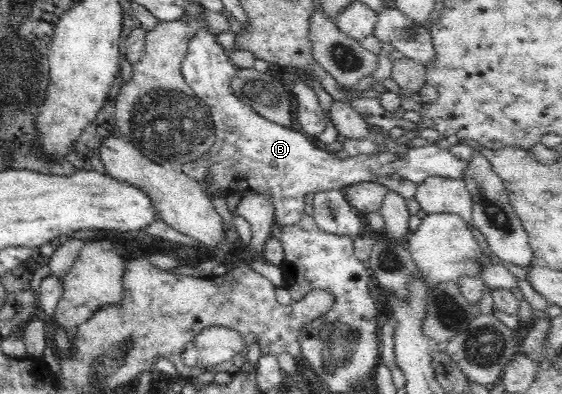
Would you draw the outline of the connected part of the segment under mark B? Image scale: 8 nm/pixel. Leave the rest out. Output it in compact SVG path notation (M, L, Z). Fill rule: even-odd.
M201 27L189 41L181 69L193 93L209 107L216 139L208 152L195 161L181 164L178 169L198 181L203 193L211 200L215 199L213 195L227 198L237 191L241 199L251 193L270 195L278 226L298 222L306 206L304 197L307 193L344 190L349 185L372 182L377 177L393 173L417 184L435 175L449 179L465 177L467 162L437 144L409 148L403 158L389 151L379 151L376 156L360 154L340 159L329 150L314 146L305 134L293 127L287 129L267 121L231 91L231 81L239 67L229 59L227 49L217 42L217 35L213 35L208 27ZM207 179L212 181L210 190L205 182Z

